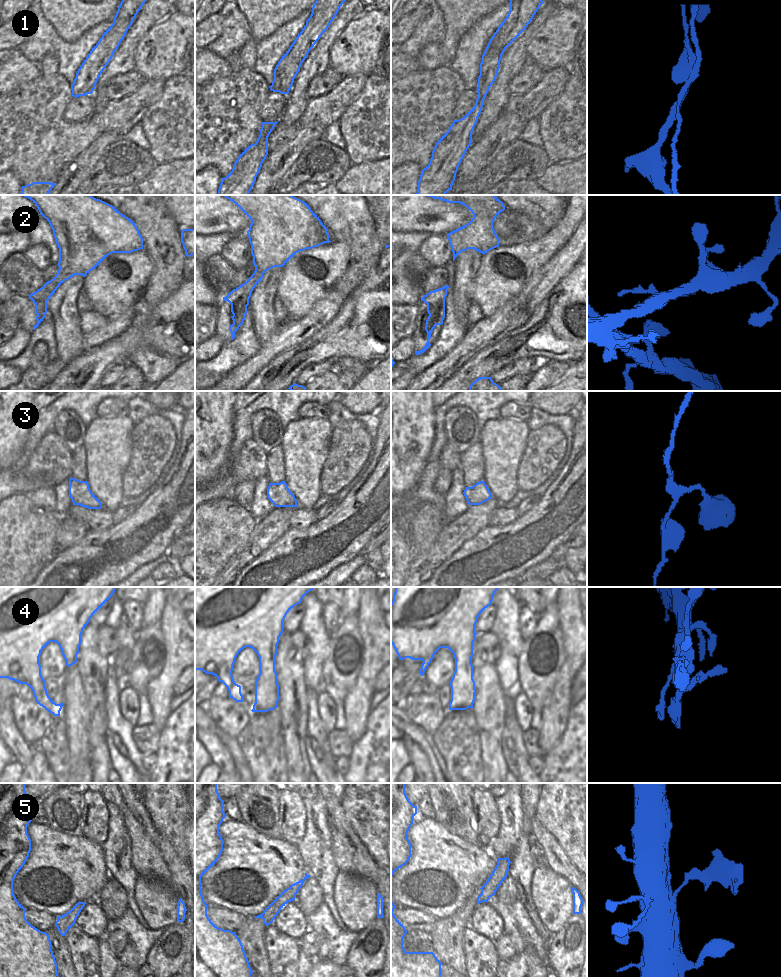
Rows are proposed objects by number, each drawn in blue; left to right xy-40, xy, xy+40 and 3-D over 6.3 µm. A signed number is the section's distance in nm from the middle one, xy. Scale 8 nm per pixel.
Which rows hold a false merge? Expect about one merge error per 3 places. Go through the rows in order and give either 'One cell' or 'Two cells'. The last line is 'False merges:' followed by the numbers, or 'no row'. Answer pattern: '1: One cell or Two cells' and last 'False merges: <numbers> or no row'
1: Two cells
2: Two cells
3: One cell
4: One cell
5: Two cells
False merges: 1, 2, 5.

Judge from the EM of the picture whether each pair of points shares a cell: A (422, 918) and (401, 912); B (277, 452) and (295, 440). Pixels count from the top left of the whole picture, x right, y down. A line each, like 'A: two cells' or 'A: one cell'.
A: one cell
B: two cells

